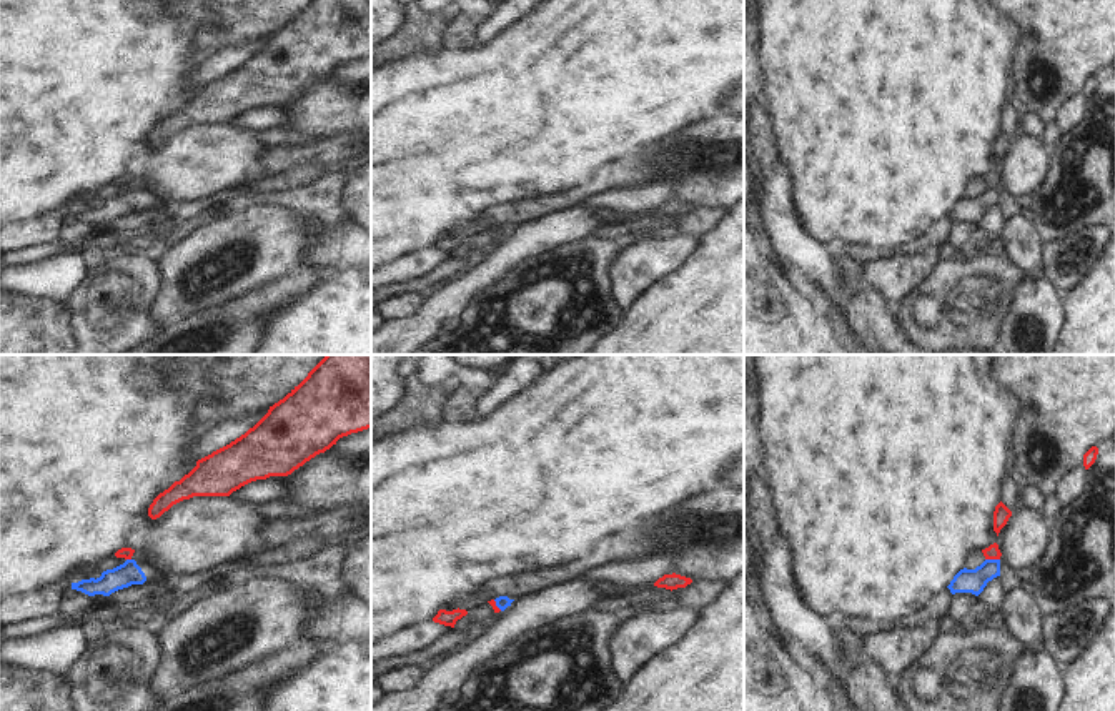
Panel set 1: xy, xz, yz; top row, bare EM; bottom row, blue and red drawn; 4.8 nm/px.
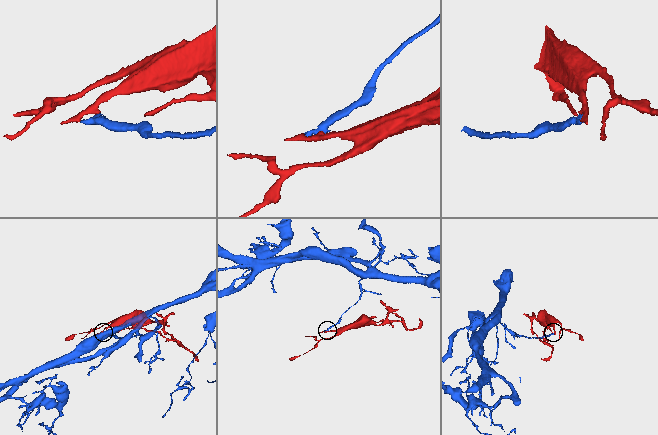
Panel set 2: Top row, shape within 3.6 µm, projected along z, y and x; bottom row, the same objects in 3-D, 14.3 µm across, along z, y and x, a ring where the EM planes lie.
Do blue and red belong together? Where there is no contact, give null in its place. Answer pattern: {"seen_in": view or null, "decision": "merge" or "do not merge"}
{"seen_in": "yz", "decision": "do not merge"}

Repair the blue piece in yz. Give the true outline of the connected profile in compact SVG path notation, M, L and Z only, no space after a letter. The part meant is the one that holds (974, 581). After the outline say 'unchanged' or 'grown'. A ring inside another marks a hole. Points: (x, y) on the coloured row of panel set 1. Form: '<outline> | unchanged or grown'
M985 559L975 569L960 569L947 586L952 594L972 593L979 596L989 581L1000 576L1000 559Z | unchanged

